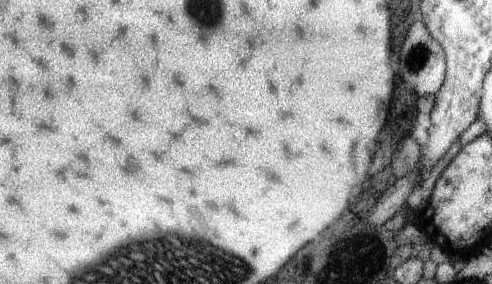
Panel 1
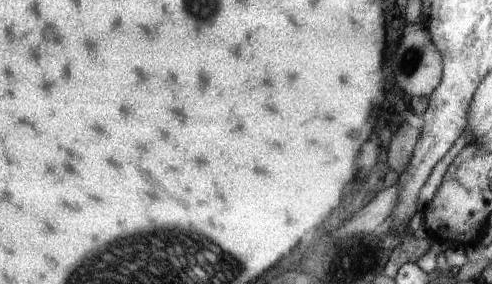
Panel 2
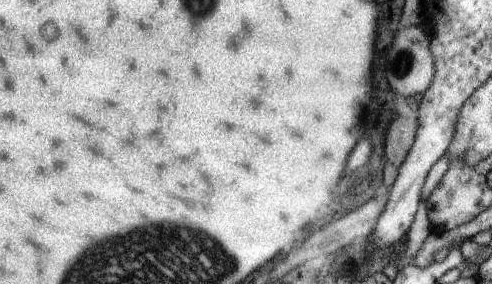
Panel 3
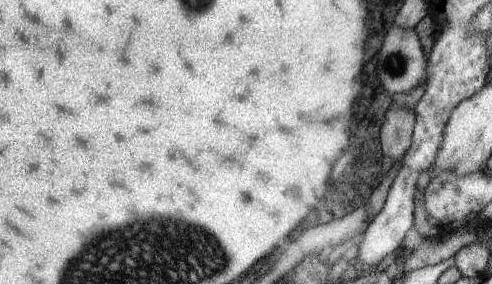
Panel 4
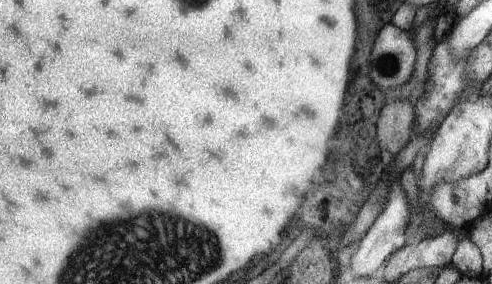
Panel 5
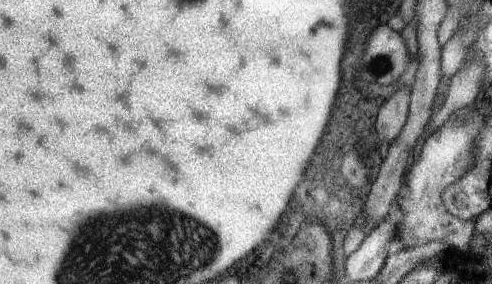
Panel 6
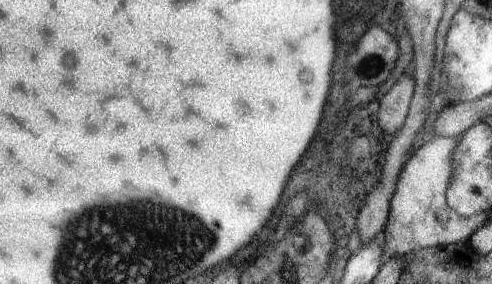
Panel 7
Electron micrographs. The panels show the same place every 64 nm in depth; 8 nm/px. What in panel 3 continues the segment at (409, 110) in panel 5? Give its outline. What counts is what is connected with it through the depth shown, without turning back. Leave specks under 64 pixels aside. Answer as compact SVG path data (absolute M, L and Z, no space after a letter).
M395 116L385 138L385 150L383 150L385 160L399 168L413 146L415 134L417 134L417 120L413 116L411 118Z

